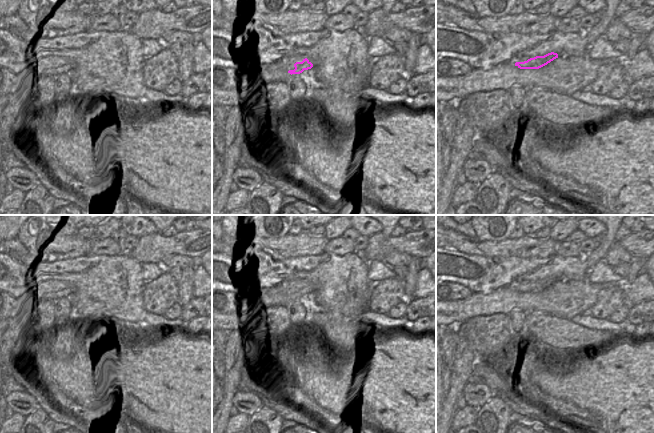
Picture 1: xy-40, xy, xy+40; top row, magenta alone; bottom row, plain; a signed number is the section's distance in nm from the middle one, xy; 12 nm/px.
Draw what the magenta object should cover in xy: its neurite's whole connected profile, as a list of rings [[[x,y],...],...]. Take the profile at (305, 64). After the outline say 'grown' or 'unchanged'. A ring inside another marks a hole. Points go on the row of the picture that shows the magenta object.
[[[303,59],[302,62],[296,62],[294,64],[295,69],[294,70],[289,70],[288,73],[292,74],[300,74],[304,70],[311,69],[313,67],[313,64],[307,59]]]; unchanged

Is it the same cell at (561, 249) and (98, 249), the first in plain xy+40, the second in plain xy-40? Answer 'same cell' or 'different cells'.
same cell

